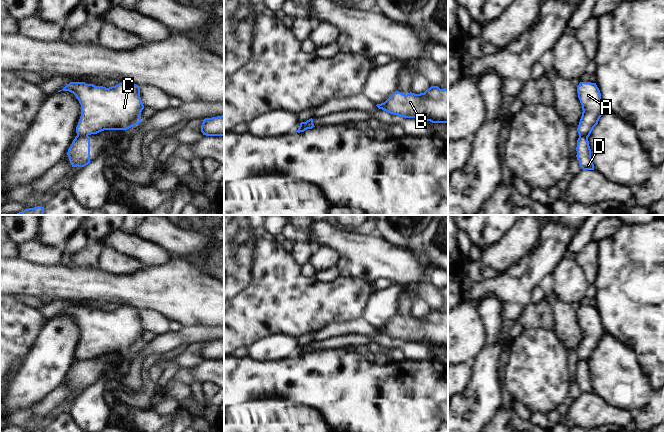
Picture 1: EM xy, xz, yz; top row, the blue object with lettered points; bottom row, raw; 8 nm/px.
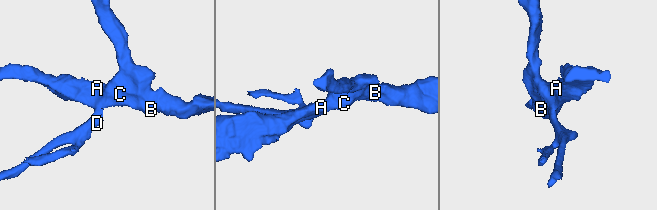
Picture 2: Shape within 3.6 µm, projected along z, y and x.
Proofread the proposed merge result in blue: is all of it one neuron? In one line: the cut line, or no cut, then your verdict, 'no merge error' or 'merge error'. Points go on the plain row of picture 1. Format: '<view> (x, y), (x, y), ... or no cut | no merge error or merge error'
xz (300, 349), (306, 347), (309, 351) | merge error

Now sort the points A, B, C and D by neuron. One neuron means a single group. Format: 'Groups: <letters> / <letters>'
Groups: A B C / D.

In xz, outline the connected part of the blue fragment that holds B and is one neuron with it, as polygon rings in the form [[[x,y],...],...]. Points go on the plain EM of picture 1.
[[[431,310],[424,317],[415,318],[410,316],[407,319],[395,315],[384,327],[376,330],[401,342],[418,342],[425,346],[448,348],[448,314],[446,312],[440,313],[438,310]]]

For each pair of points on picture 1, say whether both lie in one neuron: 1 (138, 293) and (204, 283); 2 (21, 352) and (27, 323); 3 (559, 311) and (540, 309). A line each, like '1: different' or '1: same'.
1: same
2: same
3: different

